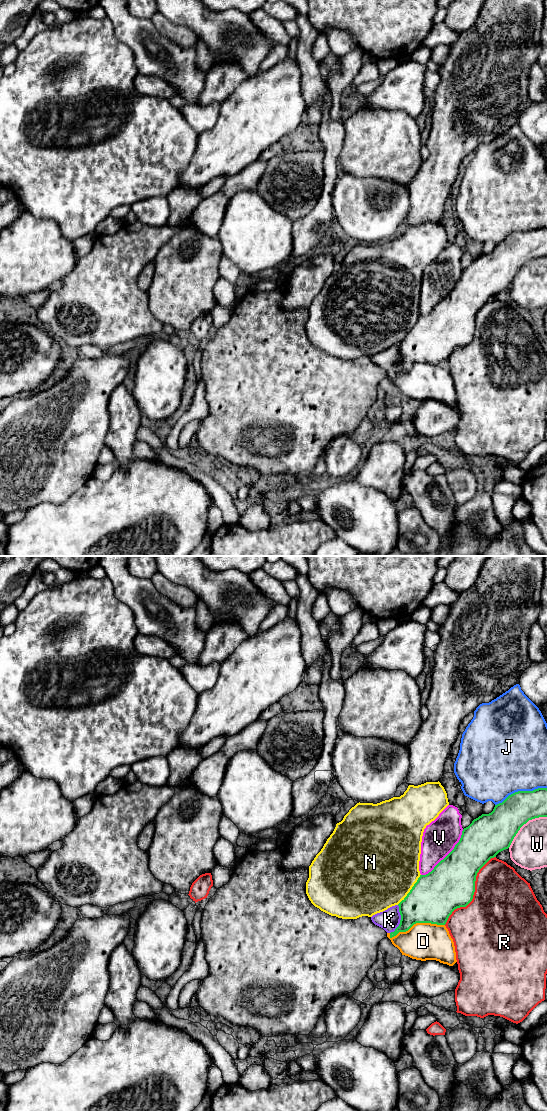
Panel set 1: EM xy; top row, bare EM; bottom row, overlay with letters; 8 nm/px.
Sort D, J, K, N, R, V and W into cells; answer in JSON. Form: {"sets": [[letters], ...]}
{"sets": [["D"], ["J"], ["K", "R"], ["N"], ["V"], ["W"]]}

